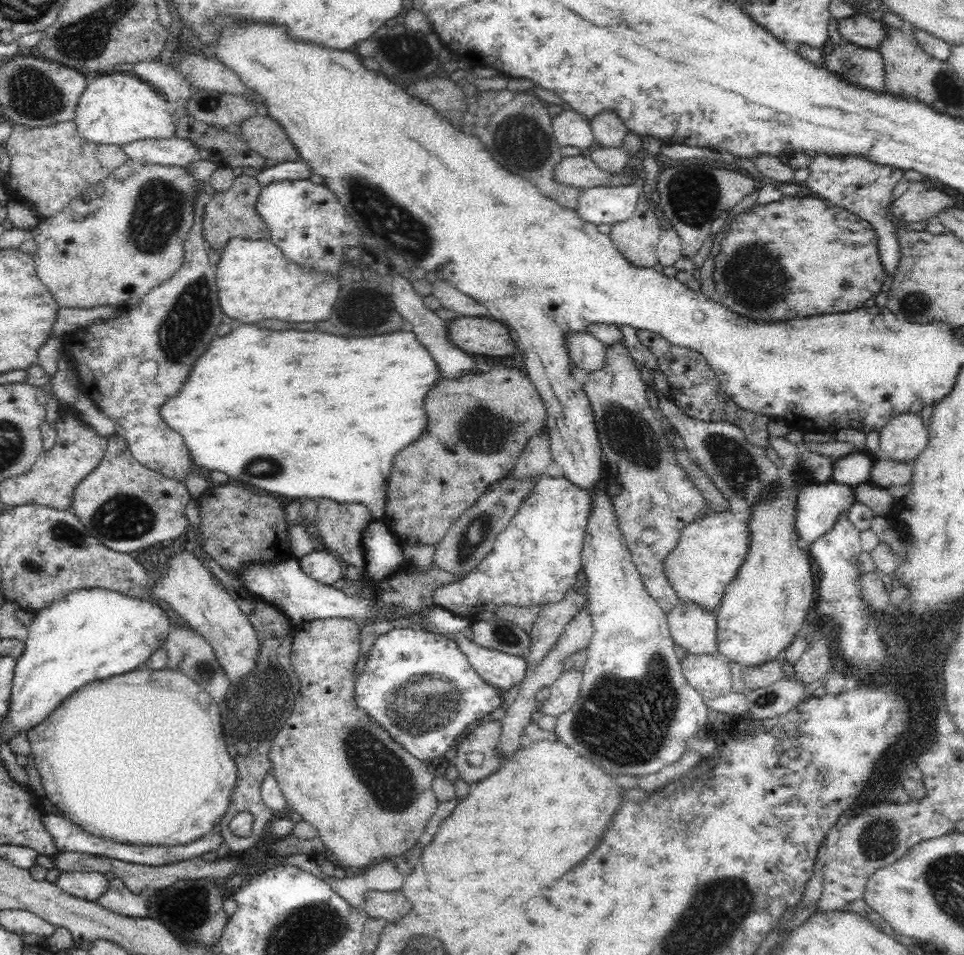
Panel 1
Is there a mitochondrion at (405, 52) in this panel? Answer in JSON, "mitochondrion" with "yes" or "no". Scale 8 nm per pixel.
{"mitochondrion":"yes"}

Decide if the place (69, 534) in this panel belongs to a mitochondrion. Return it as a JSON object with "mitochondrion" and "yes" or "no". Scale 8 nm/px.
{"mitochondrion":"yes"}

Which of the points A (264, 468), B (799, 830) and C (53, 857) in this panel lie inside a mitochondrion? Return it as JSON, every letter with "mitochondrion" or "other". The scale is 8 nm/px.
{"A":"mitochondrion","B":"other","C":"other"}

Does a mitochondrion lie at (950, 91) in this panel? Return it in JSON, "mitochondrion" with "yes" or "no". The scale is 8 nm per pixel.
{"mitochondrion":"yes"}

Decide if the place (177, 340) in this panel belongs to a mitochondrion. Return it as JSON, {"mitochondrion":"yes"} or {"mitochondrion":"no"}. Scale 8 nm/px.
{"mitochondrion":"yes"}

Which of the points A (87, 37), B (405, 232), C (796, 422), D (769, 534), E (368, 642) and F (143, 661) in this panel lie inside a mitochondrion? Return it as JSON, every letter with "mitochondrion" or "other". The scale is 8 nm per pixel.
{"A":"mitochondrion","B":"mitochondrion","C":"other","D":"other","E":"other","F":"other"}

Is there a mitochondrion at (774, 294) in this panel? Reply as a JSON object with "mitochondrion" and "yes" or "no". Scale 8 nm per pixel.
{"mitochondrion":"yes"}

